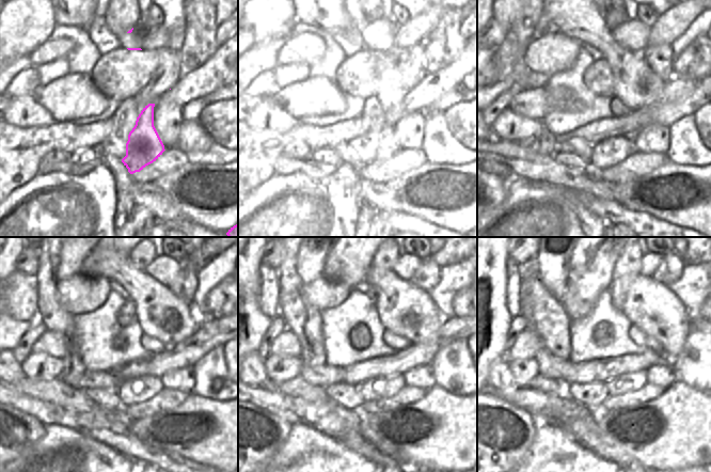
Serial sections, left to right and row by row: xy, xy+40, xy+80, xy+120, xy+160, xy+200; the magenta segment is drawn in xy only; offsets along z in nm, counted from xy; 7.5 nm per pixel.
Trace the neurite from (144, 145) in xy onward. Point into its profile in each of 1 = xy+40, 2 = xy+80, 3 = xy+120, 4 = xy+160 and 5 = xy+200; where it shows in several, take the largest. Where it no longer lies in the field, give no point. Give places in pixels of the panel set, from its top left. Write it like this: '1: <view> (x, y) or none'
1: xy+40 (393, 93)
2: xy+80 (635, 84)
3: xy+120 (161, 315)
4: xy+160 (404, 309)
5: xy+200 (651, 307)

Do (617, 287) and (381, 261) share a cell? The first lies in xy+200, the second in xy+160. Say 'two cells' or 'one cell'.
one cell

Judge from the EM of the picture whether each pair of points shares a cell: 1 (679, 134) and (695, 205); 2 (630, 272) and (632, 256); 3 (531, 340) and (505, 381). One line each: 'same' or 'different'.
1: different
2: same
3: same

